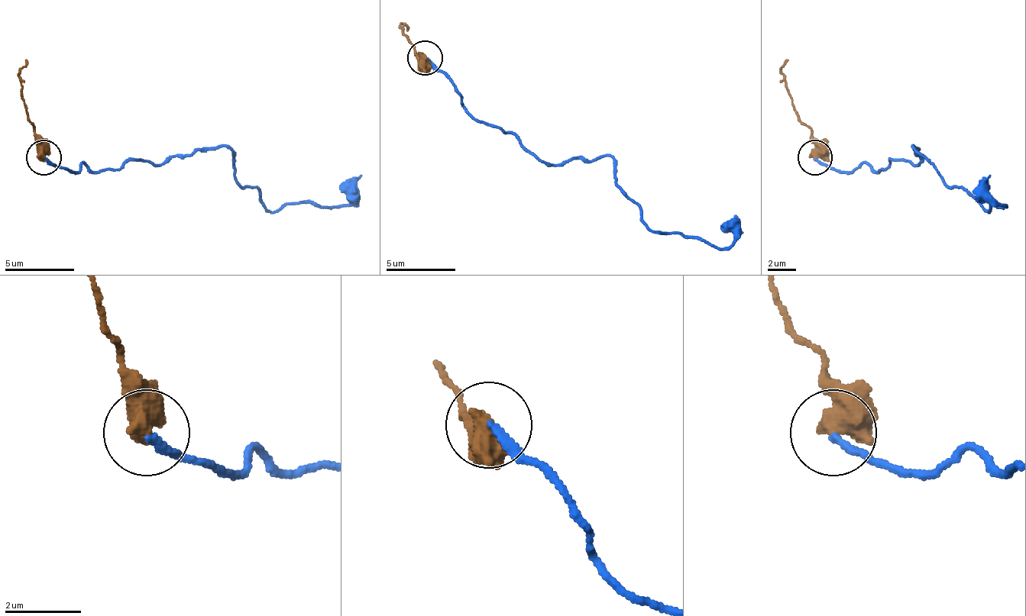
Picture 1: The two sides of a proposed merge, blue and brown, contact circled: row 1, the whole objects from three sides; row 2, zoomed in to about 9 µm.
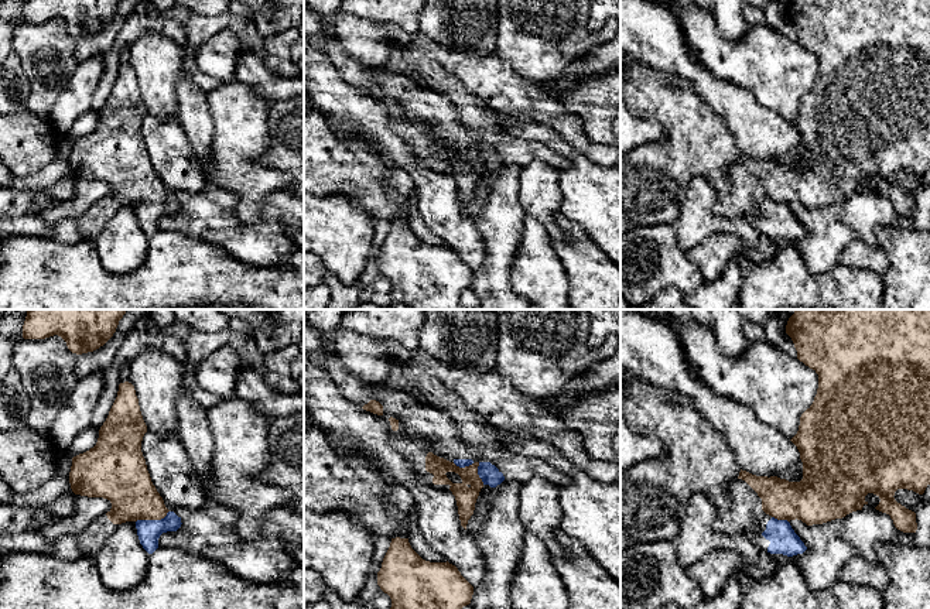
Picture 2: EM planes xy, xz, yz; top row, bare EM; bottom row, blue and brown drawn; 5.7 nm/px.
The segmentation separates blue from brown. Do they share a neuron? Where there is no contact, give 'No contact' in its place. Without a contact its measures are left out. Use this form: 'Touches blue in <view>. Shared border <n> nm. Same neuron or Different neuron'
Touches blue in xy. Shared border 200 nm. Different neuron

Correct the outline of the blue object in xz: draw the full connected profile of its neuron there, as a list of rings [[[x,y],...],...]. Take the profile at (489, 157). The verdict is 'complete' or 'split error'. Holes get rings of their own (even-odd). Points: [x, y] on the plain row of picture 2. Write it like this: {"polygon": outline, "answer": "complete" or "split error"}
{"polygon": [[[479,146],[478,158],[483,168],[489,168],[490,171],[496,171],[505,164],[503,157],[490,146]]], "answer": "complete"}

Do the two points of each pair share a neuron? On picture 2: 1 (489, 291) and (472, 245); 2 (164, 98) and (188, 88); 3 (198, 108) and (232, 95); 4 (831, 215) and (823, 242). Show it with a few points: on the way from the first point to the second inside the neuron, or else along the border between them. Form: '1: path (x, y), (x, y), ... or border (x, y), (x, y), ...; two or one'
1: border (481, 233), (484, 263), (474, 273); two
2: border (184, 60), (184, 75), (177, 85), (175, 115); two
3: border (207, 93), (214, 136); two
4: path (826, 222), (826, 235); one

